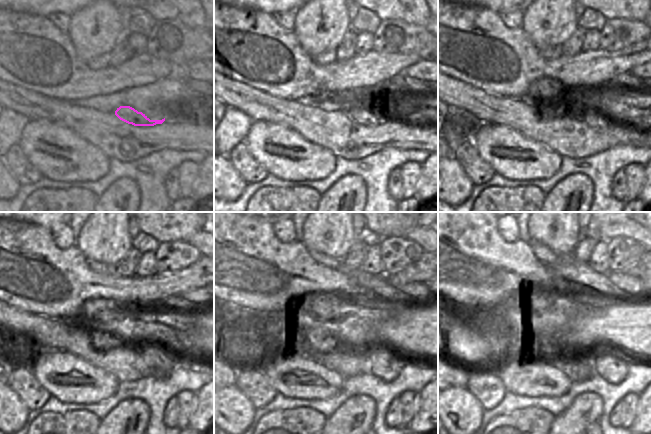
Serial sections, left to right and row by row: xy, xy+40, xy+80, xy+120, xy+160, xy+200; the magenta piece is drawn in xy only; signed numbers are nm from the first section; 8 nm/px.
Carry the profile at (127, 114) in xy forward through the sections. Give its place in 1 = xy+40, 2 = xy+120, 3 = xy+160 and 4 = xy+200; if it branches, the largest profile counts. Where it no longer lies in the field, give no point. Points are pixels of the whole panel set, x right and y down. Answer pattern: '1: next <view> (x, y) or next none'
1: next xy+40 (358, 112)
2: next xy+120 (160, 362)
3: next xy+160 (383, 364)
4: next xy+200 (613, 368)

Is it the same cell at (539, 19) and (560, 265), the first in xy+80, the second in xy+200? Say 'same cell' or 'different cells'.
different cells

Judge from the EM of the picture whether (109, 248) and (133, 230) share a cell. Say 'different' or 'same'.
different

